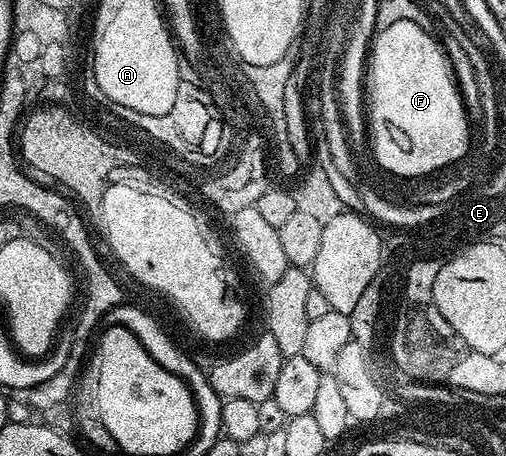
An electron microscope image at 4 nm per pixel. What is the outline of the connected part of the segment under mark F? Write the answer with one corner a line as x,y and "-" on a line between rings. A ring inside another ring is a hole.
396,21
377,33
377,37
372,37
367,57
364,90
367,132
371,144
373,140
372,159
417,177
465,158
471,143
471,121
461,120
465,101
438,37
411,21

